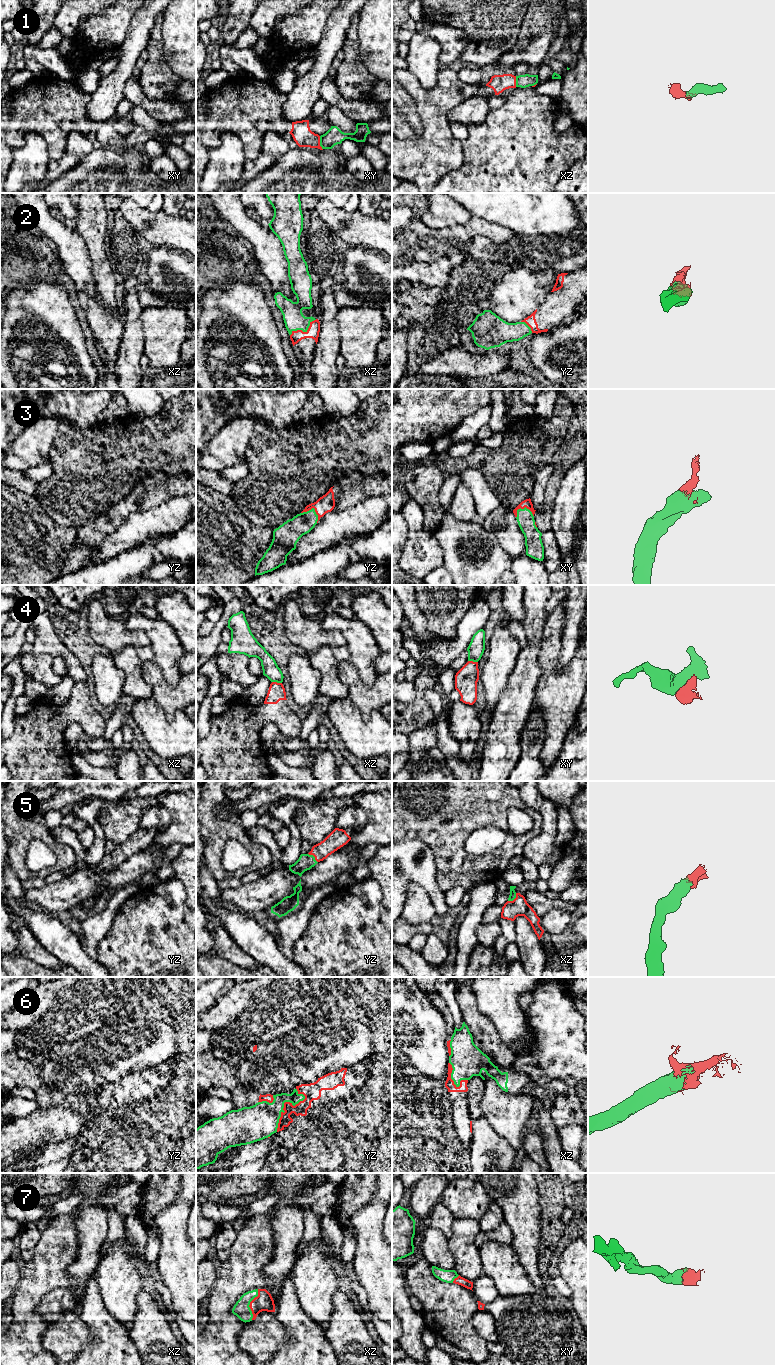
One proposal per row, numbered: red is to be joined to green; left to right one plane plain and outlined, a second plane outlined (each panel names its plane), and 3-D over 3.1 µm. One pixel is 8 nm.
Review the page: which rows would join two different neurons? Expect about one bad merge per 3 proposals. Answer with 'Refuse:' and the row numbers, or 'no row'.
Refuse: 4

